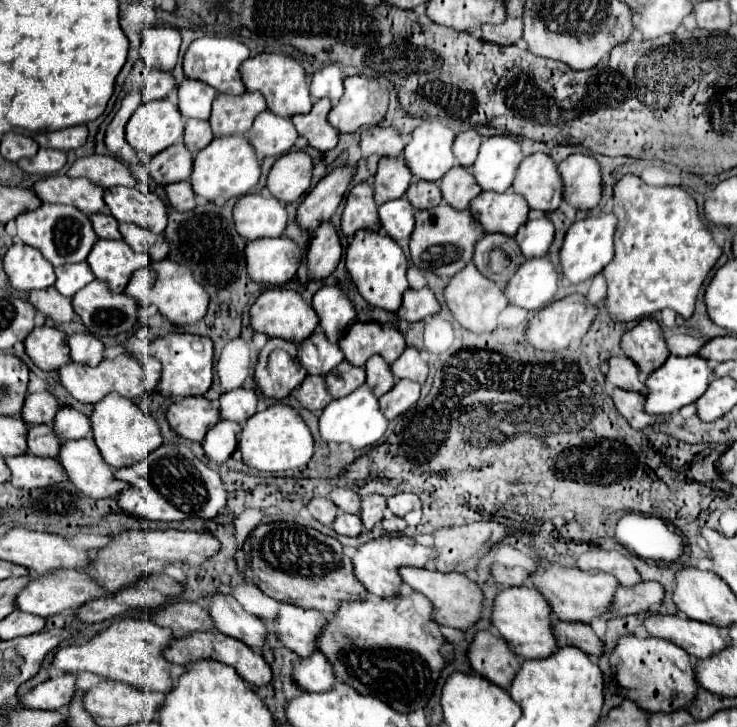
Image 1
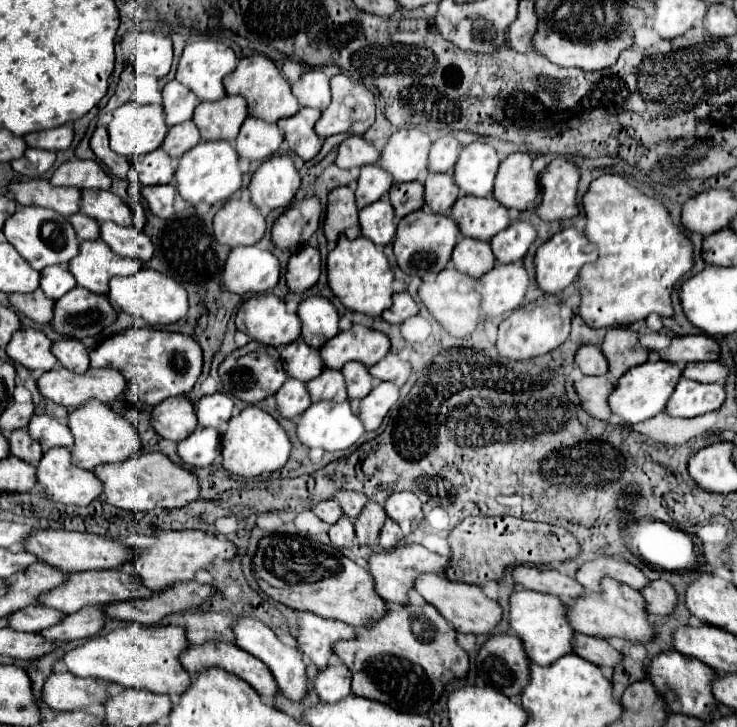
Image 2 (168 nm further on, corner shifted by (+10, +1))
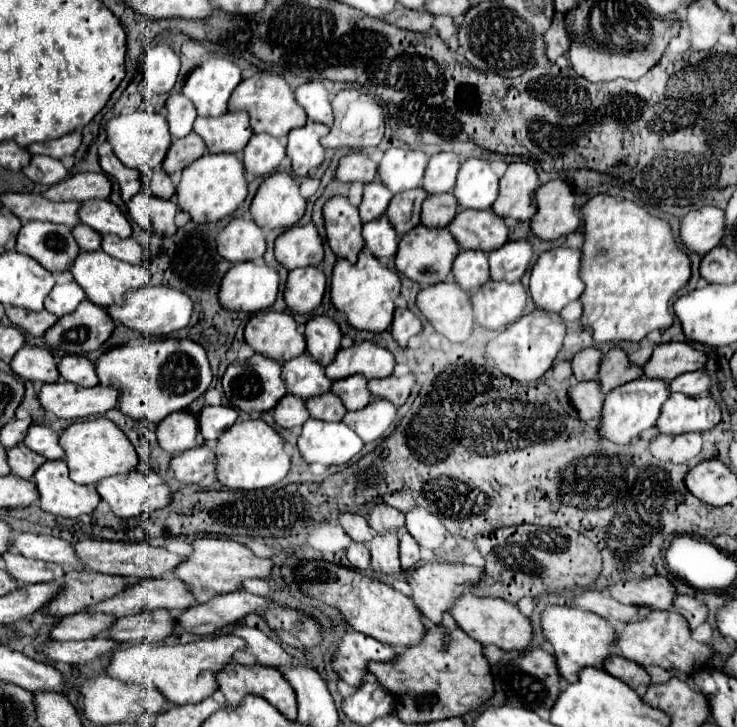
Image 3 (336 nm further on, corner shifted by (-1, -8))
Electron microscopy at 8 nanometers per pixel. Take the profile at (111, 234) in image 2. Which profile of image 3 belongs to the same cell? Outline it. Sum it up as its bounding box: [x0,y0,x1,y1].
[101,234,143,264]

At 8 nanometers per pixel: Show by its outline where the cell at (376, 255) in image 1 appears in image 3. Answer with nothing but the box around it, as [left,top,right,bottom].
[331,250,401,332]

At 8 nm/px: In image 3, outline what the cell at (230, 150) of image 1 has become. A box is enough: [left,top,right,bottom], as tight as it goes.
[175,154,247,224]

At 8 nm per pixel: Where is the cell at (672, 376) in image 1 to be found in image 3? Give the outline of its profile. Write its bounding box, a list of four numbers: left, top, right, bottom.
[597,378,669,444]

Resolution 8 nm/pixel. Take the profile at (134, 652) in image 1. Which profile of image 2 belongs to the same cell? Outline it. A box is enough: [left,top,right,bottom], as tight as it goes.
[62,623,190,695]

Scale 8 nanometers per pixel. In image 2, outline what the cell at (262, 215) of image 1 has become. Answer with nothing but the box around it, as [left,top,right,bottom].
[214,199,266,247]

